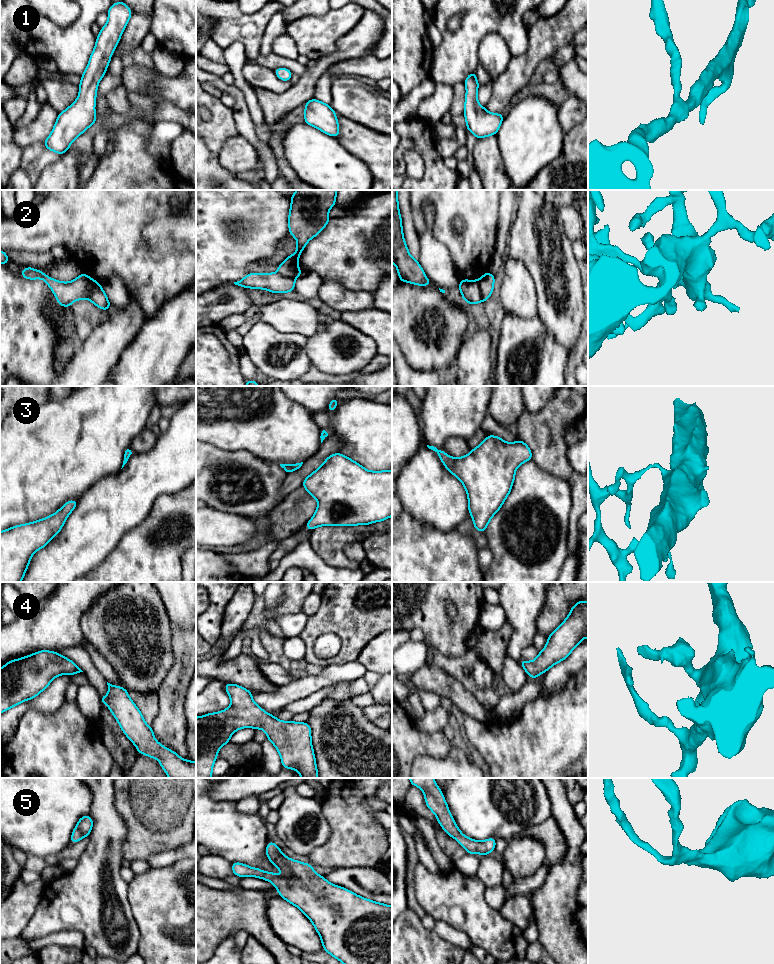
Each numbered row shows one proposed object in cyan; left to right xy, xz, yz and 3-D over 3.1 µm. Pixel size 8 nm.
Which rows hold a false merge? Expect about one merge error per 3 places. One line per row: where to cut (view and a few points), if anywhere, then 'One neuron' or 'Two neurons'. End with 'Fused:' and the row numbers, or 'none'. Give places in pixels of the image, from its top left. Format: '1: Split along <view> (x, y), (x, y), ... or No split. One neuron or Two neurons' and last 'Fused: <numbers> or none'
1: No split. One neuron
2: No split. One neuron
3: No split. One neuron
4: No split. One neuron
5: No split. One neuron
Fused: none

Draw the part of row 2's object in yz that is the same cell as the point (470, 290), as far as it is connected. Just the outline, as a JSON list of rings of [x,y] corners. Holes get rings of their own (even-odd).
[[[485,272],[479,280],[461,279],[458,285],[463,300],[469,305],[485,302],[494,289],[495,275]]]

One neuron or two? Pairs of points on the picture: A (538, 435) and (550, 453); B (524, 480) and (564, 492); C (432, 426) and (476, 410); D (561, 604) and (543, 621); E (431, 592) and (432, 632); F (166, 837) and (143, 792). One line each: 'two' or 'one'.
A: one
B: one
C: one
D: one
E: one
F: one

